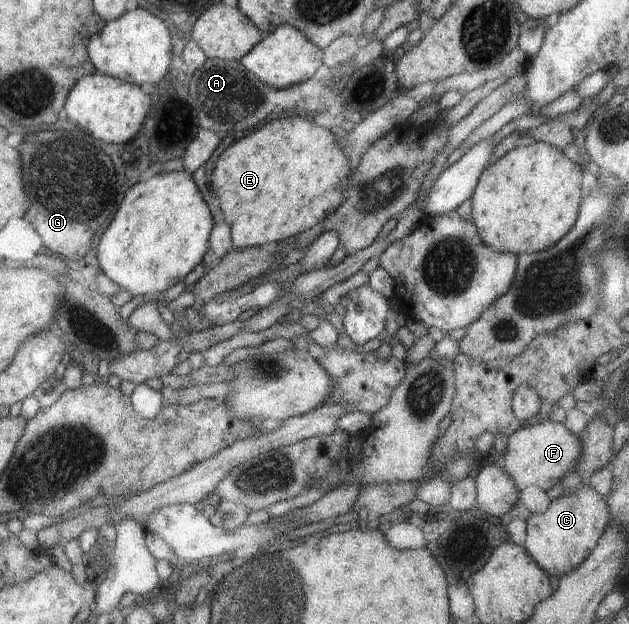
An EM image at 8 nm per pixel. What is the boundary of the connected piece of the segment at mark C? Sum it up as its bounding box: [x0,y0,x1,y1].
[522,481,608,579]

